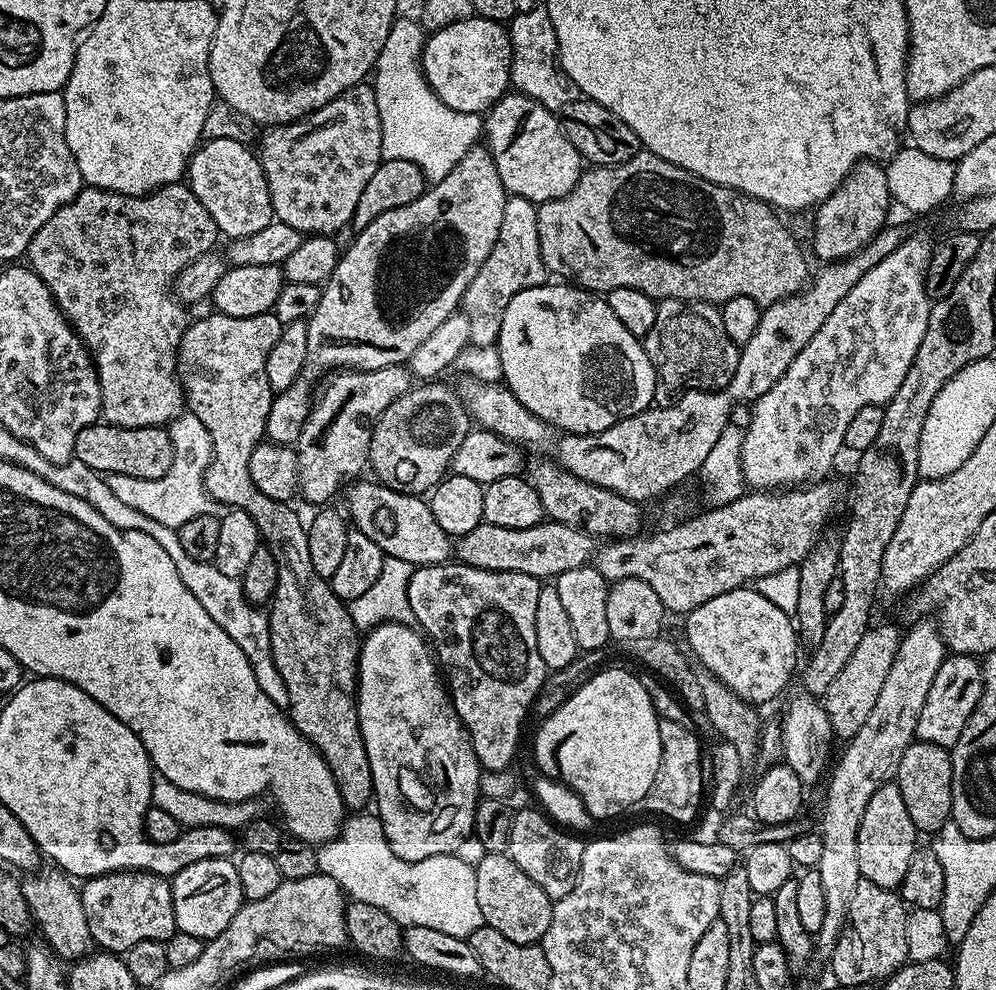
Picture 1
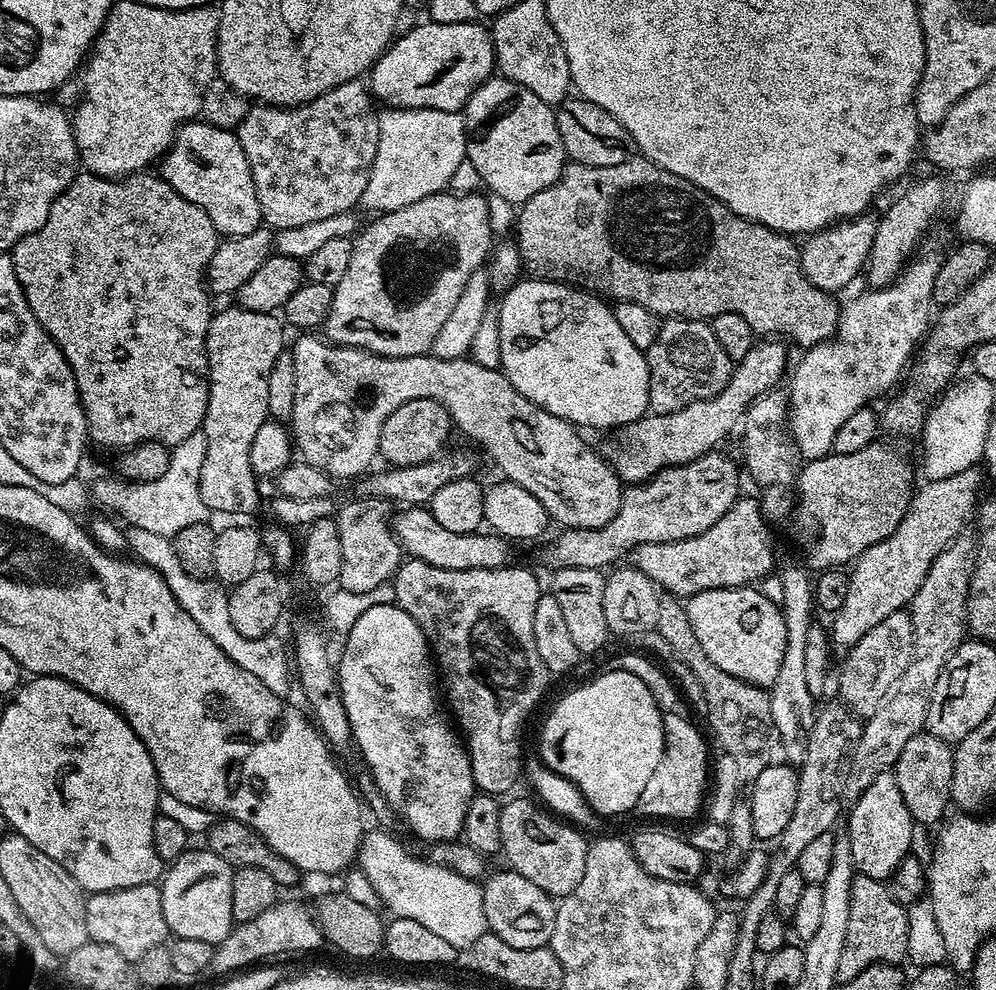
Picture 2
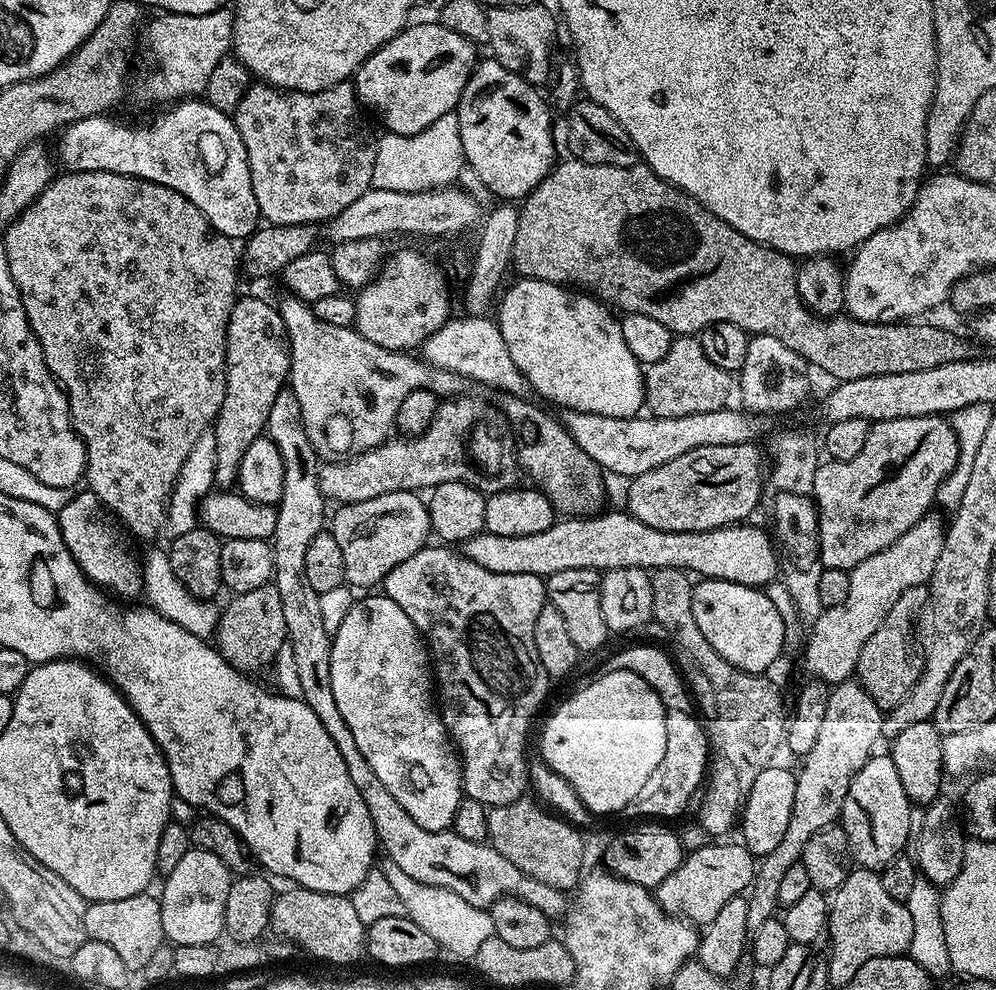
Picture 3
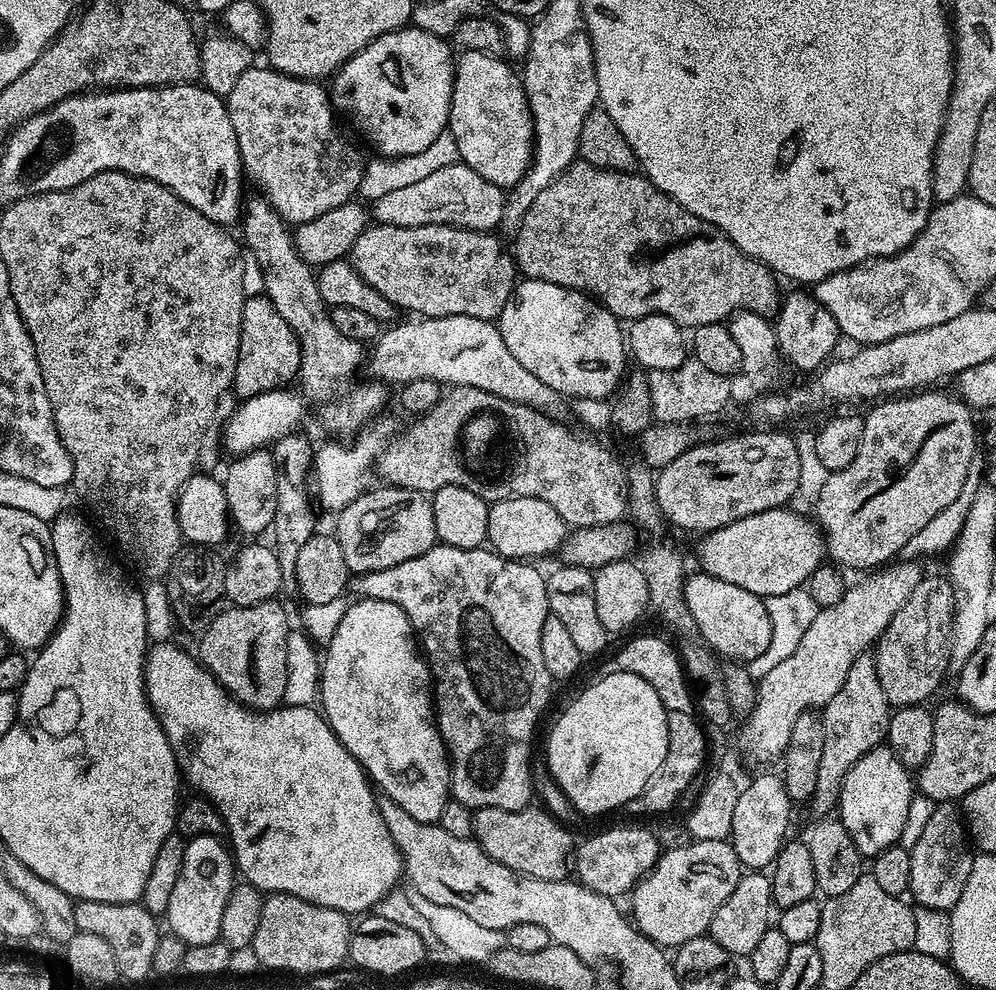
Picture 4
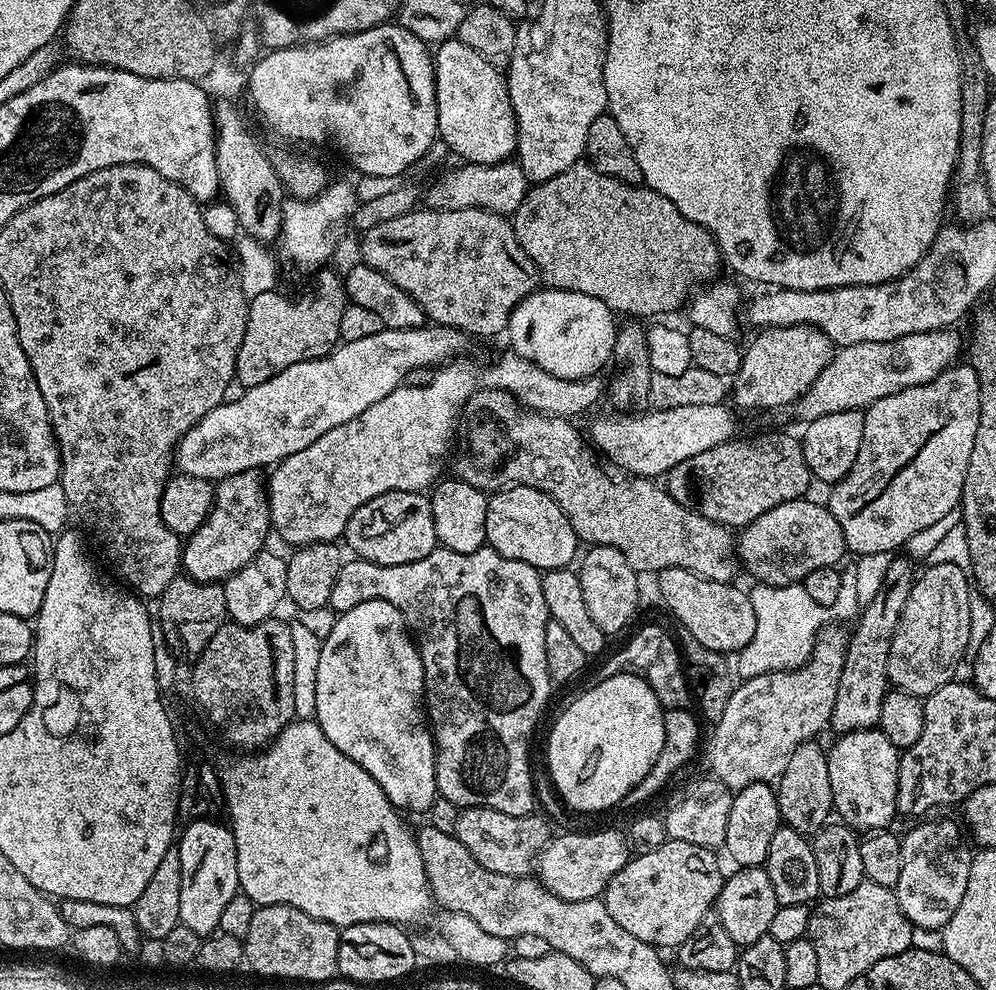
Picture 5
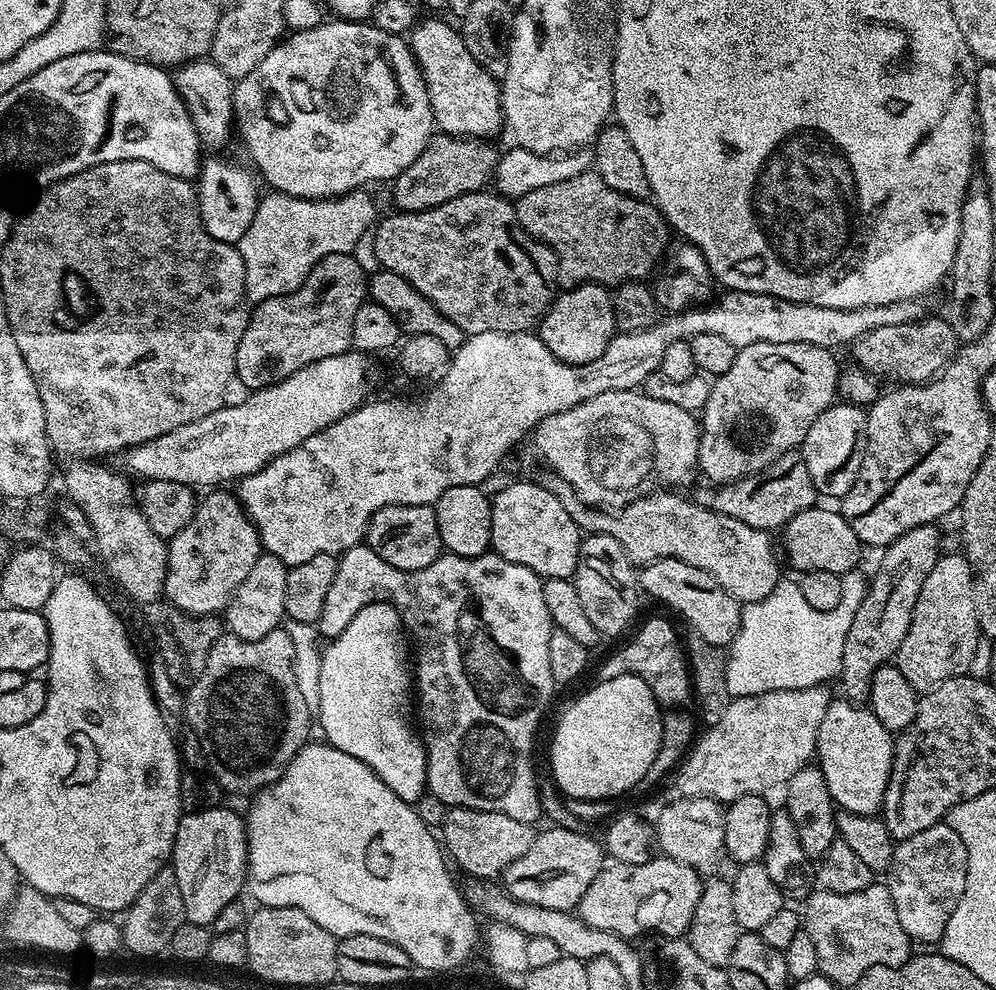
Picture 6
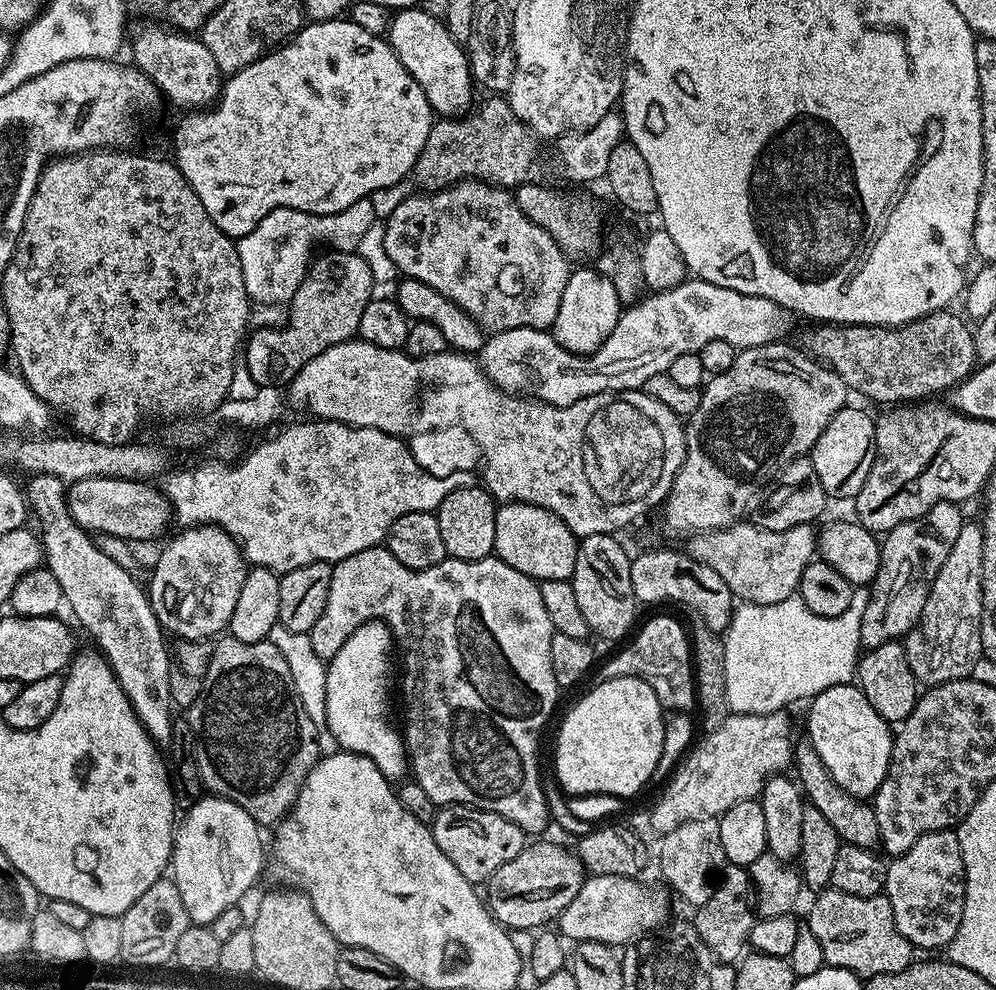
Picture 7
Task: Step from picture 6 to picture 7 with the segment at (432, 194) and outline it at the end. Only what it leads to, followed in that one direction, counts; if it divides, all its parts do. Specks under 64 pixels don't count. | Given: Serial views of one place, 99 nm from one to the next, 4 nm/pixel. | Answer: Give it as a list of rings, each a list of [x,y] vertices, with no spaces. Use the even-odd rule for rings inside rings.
[[[488,98],[488,101],[475,110],[459,118],[440,118],[422,146],[422,154],[414,169],[414,177],[425,193],[441,192],[459,180],[485,180],[509,190],[519,184],[537,179],[540,164],[536,161],[538,138],[510,110],[507,99]]]

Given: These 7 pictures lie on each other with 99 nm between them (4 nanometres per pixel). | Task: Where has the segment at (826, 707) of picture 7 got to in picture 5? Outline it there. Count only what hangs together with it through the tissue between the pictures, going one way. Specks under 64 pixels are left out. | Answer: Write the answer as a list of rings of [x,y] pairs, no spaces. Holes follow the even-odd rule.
[[[879,727],[863,728],[857,732],[845,732],[835,737],[832,748],[827,749],[830,766],[830,790],[835,815],[849,828],[860,834],[879,832],[887,829],[892,819],[897,819],[896,795],[898,794],[898,766],[900,752],[886,738]]]

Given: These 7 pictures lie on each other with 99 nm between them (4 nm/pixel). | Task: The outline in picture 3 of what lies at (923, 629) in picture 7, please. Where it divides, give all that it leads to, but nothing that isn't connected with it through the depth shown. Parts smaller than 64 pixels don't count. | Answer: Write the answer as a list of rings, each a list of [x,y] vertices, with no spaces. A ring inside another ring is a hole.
[[[919,584],[906,590],[906,594],[902,594],[902,598],[894,602],[894,606],[890,606],[890,614],[886,614],[878,630],[874,630],[874,634],[870,634],[870,638],[866,638],[862,645],[862,654],[858,654],[854,676],[860,681],[866,694],[870,694],[874,702],[878,702],[880,708],[887,710],[898,706],[898,702],[908,696],[916,677],[922,674],[924,653],[919,643],[912,643],[916,640],[916,615],[923,608],[925,611],[929,604],[930,592],[925,585]]]

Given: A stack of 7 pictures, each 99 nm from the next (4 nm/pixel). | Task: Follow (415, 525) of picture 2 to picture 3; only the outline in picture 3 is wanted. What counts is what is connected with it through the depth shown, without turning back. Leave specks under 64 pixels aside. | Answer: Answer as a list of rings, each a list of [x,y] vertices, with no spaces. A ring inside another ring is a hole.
[[[627,510],[608,511],[601,511],[595,516],[560,518],[538,534],[499,536],[485,530],[474,538],[463,541],[462,554],[470,562],[478,562],[478,566],[482,566],[483,569],[494,570],[494,574],[534,574],[547,578],[558,574],[558,570],[594,570],[603,574],[619,568],[643,568],[645,570],[674,568],[687,570],[689,573],[697,572],[697,577],[705,580],[738,582],[742,586],[759,589],[763,589],[777,579],[778,561],[776,548],[772,545],[772,537],[765,529],[763,532],[762,529],[755,528],[752,522],[726,524],[722,528],[705,532],[666,532],[654,530],[652,526],[638,522],[638,518],[634,518]]]

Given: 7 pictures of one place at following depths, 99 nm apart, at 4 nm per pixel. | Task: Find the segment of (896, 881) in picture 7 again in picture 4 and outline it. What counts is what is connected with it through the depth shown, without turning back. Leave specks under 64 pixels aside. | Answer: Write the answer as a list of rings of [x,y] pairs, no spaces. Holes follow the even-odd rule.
[[[937,806],[918,842],[910,845],[910,896],[916,899],[915,903],[919,906],[948,912],[958,898],[962,898],[973,859],[974,852],[961,813],[952,806]]]

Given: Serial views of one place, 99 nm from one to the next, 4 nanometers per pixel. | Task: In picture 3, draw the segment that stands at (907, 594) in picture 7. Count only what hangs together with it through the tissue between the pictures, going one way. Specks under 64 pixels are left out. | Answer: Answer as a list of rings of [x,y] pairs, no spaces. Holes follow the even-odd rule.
[[[855,678],[843,680],[829,691],[826,715],[822,717],[822,726],[818,729],[818,742],[814,742],[810,754],[802,758],[801,764],[804,765],[796,772],[794,810],[790,810],[786,834],[782,834],[782,842],[778,842],[778,846],[774,846],[774,850],[770,850],[770,854],[757,863],[752,887],[746,893],[746,926],[749,933],[758,930],[762,922],[773,919],[775,912],[772,911],[778,908],[778,885],[786,870],[799,864],[806,842],[810,842],[818,830],[839,821],[850,782],[877,751],[876,743],[882,740],[885,715],[885,709],[880,708],[870,694],[866,694],[860,681]]]

